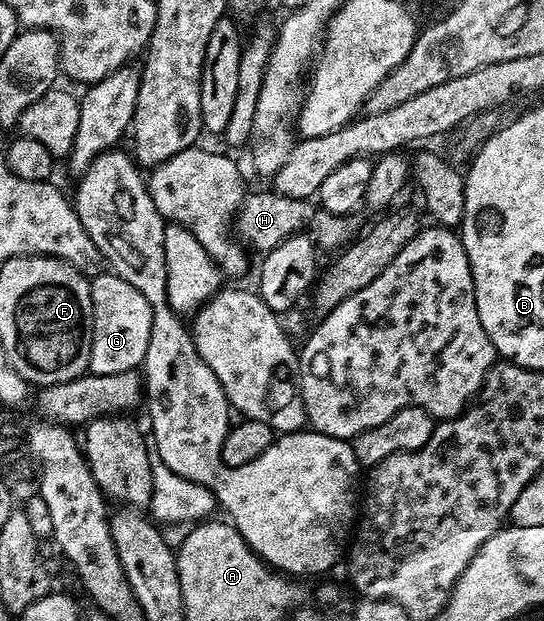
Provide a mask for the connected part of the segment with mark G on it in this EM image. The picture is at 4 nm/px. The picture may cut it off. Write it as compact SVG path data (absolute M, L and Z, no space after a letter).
M115 273L91 276L92 340L88 371L94 375L136 371L150 354L150 325L152 306L130 281Z

